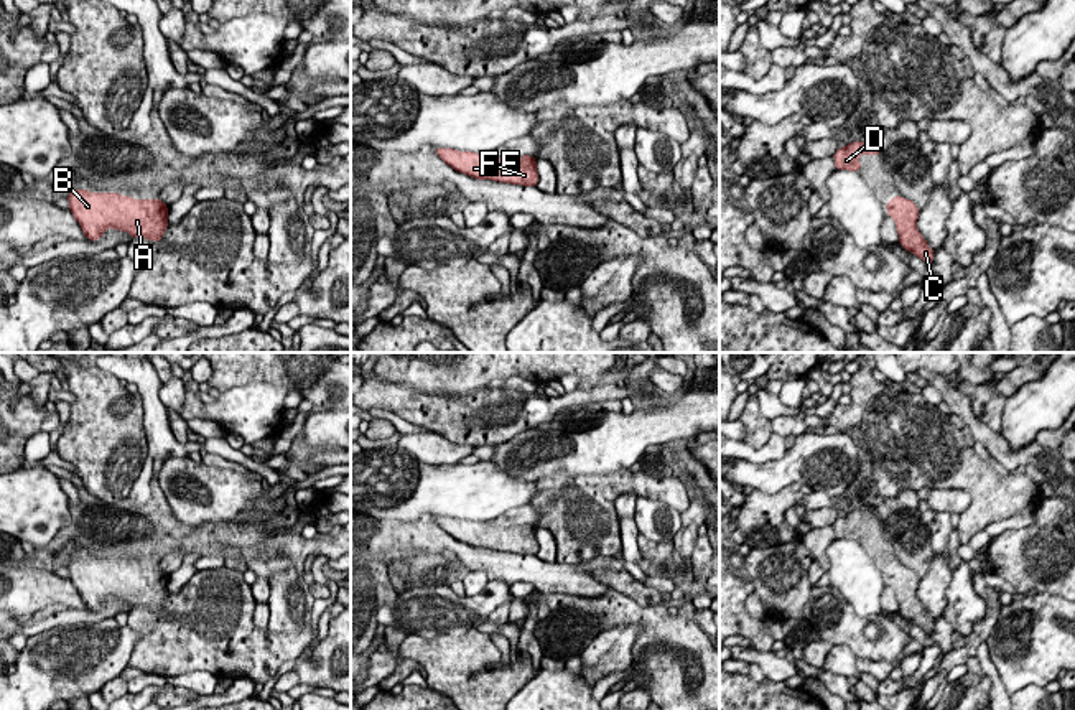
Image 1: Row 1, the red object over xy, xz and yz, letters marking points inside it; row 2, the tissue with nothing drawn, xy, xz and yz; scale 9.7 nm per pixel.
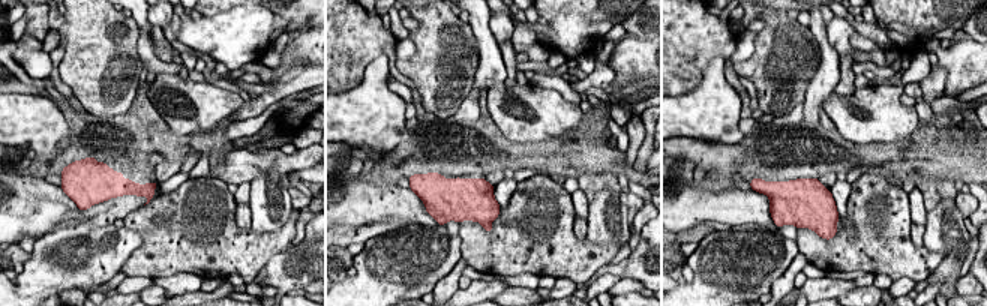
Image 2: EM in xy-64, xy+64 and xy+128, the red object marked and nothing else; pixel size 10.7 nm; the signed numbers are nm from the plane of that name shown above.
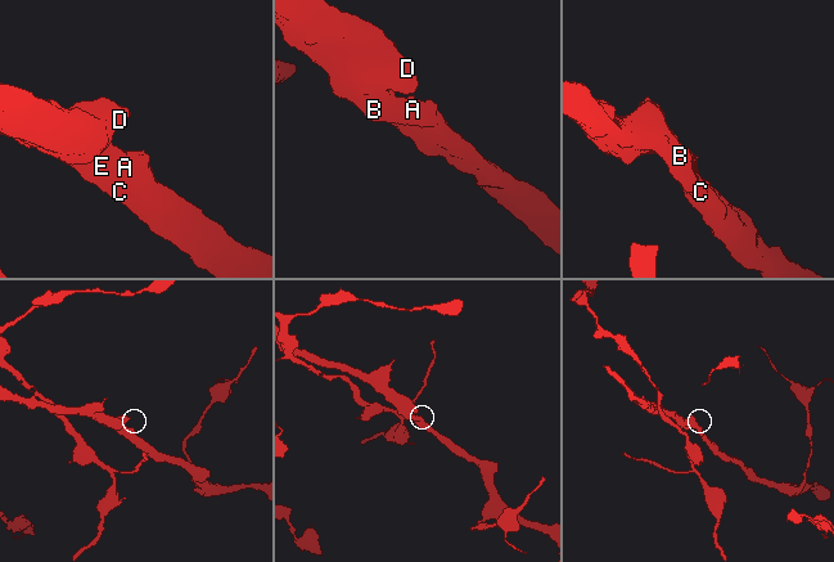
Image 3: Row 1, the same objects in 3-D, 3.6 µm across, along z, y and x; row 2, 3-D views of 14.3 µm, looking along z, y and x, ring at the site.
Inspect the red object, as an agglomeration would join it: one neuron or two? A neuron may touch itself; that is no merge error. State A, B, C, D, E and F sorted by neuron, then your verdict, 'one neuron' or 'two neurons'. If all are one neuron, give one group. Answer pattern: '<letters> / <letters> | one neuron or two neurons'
A B C D E F | one neuron

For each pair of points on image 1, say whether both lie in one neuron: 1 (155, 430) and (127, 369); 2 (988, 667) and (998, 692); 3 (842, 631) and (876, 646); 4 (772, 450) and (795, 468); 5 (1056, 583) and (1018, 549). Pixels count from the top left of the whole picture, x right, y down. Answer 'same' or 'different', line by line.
1: same
2: same
3: same
4: different
5: same

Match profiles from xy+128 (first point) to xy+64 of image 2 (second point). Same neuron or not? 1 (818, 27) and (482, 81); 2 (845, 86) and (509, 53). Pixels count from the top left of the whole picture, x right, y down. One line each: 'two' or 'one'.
1: one
2: one

